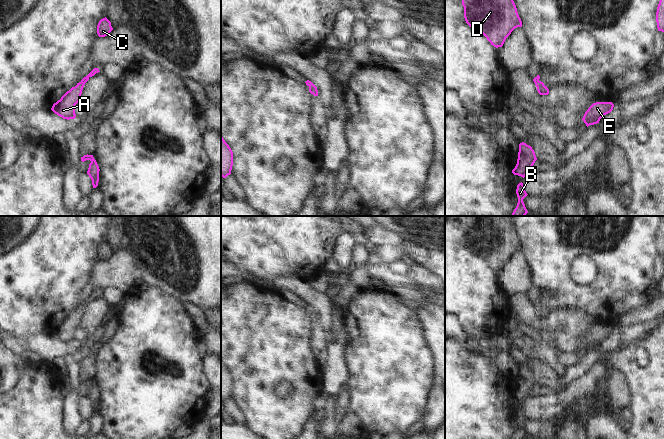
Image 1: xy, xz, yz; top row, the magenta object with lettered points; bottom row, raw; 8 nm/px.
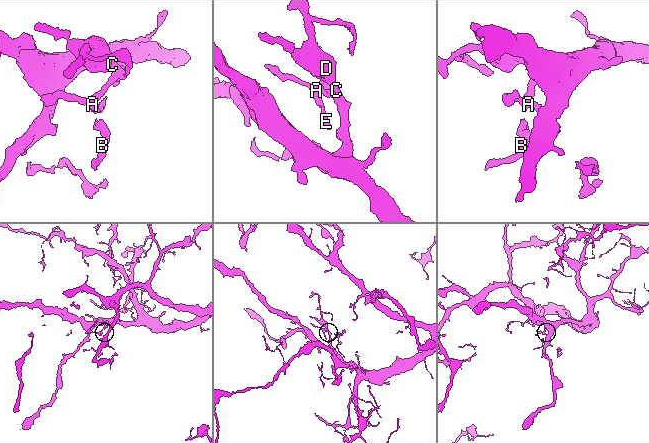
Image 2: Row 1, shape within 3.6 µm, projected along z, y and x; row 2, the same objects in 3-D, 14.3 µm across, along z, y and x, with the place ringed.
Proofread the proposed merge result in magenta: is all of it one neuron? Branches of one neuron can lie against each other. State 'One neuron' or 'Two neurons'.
One neuron.

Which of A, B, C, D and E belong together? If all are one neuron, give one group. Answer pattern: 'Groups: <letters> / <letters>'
Groups: A B C D E.

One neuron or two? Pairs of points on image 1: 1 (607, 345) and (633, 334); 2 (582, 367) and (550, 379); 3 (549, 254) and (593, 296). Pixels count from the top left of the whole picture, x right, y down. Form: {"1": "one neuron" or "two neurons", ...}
{"1": "one neuron", "2": "two neurons", "3": "one neuron"}

